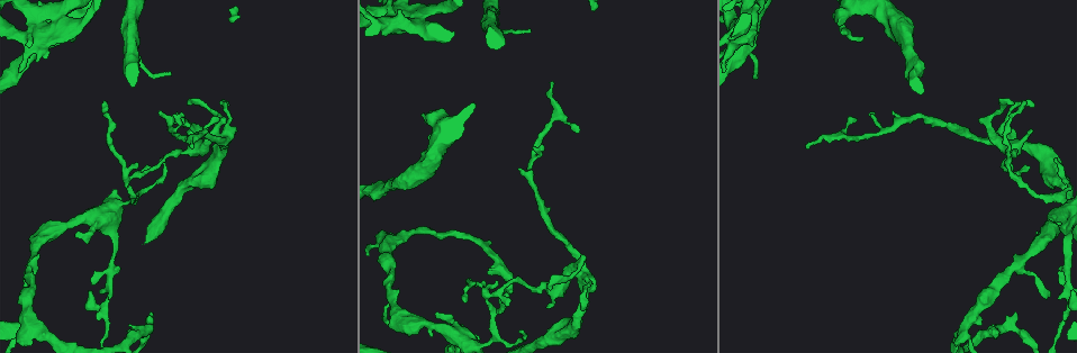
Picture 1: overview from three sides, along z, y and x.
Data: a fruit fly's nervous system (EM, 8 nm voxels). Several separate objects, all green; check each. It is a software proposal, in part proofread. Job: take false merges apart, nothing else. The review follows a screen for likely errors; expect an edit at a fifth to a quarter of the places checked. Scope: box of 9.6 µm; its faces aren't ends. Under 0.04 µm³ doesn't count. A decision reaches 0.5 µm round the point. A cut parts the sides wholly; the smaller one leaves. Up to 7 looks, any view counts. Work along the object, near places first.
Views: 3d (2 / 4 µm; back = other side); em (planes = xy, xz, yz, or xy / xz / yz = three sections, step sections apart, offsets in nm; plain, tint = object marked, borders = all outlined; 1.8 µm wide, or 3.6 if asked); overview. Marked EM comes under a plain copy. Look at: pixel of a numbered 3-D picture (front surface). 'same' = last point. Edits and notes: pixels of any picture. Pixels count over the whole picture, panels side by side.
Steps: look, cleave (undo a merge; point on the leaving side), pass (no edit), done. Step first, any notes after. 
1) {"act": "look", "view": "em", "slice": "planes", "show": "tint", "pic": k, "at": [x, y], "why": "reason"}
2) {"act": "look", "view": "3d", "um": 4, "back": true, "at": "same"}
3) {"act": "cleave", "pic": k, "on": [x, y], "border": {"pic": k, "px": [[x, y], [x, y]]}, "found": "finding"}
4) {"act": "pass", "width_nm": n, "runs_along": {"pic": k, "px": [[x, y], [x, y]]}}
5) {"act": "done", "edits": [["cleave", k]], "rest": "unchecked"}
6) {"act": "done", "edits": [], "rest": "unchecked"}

{"act": "look", "view": "3d", "um": 2, "pic": 1, "at": [128, 184], "why": "abrupt turn"}

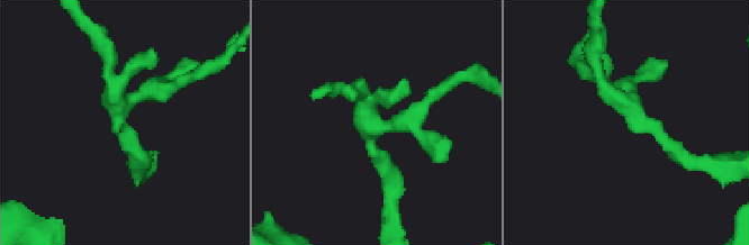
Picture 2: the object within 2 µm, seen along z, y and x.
{"act": "look", "view": "em", "slice": "xy", "step": 8, "show": "tint", "pic": 2, "at": [374, 135], "why": "need the tissue"}

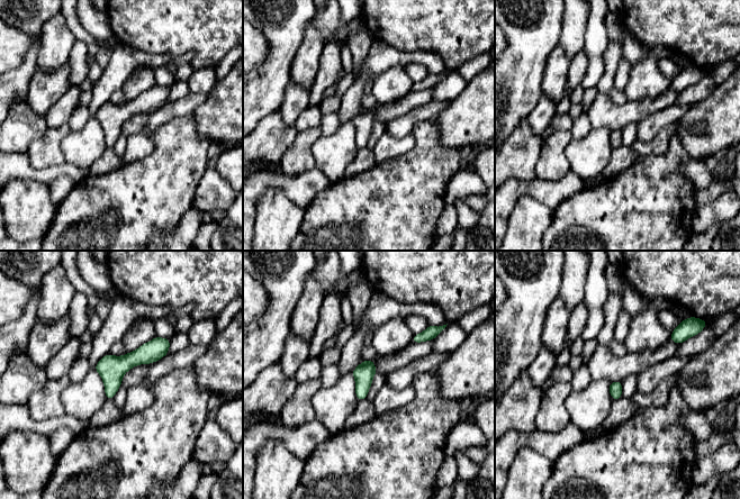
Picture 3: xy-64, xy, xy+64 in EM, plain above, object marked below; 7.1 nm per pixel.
{"act": "pass", "found": "all the same neuron"}

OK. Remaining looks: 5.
{"act": "look", "view": "3d", "um": 2, "back": true, "pic": 1, "at": [569, 272], "why": "abrupt turn"}

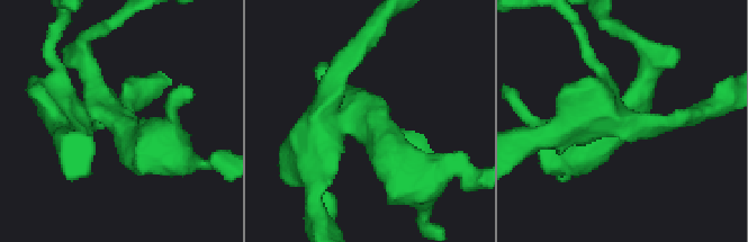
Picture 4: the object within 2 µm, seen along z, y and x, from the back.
{"act": "look", "view": "em", "slice": "planes", "show": "tint", "pic": 4, "at": [115, 117]}

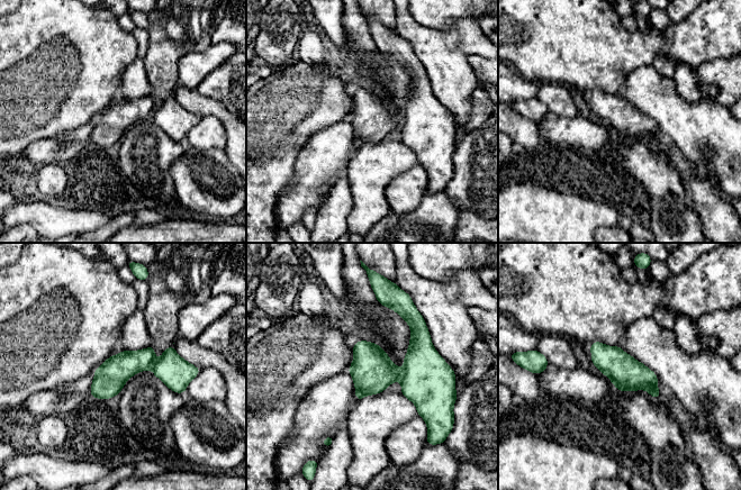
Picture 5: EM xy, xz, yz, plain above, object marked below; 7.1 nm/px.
{"act": "cleave", "pic": 5, "on": [118, 369], "found": "a second neuron is stuck on"}

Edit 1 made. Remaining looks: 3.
{"act": "look", "view": "em", "slice": "planes", "show": "tint", "pic": 1, "at": [839, 14], "why": "calibre changes"}

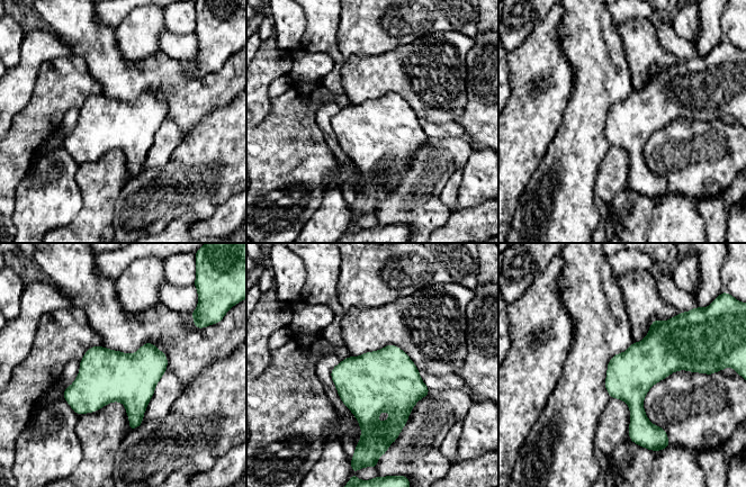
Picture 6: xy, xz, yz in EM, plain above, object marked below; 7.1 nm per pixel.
{"act": "pass", "width_nm": 340, "found": "one neuron here"}

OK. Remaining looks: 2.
{"act": "done", "edits": [["cleave", 5]], "rest": "unchecked"}

